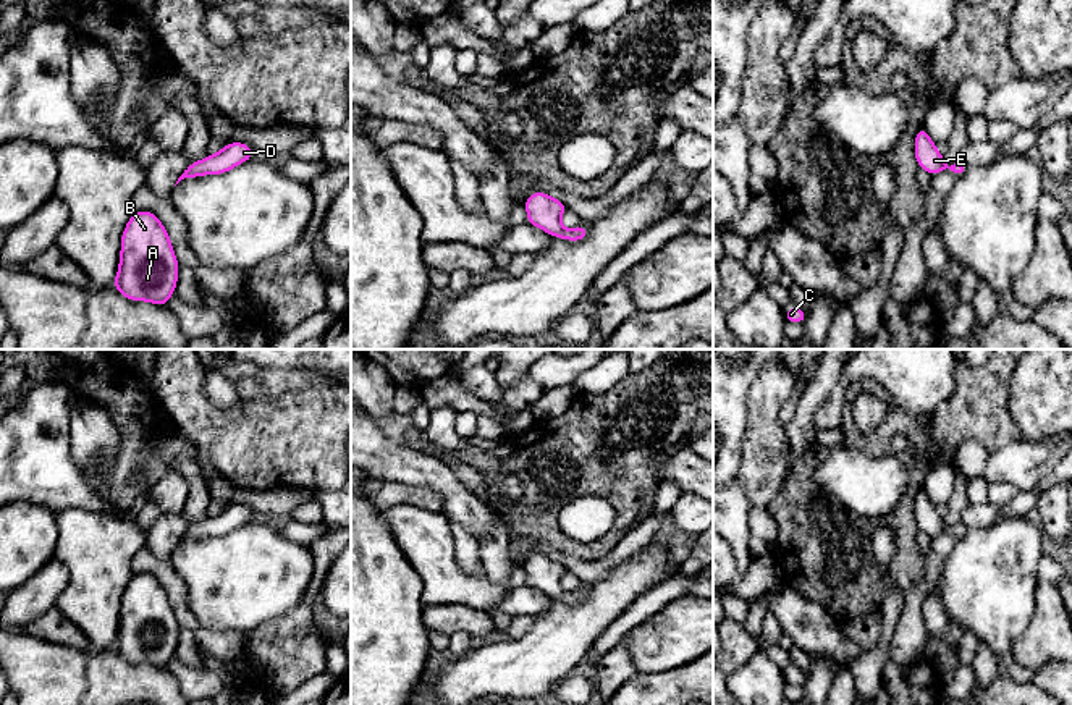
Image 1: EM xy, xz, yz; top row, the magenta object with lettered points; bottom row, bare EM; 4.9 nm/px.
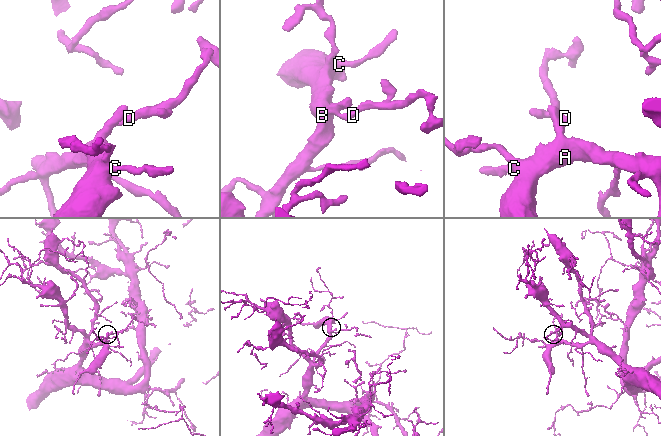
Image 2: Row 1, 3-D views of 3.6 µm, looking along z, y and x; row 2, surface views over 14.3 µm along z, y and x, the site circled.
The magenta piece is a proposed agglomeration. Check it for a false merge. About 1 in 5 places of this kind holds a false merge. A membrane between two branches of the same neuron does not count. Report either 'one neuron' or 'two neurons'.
one neuron

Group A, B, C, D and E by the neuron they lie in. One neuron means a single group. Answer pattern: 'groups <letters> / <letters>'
groups A B C D E

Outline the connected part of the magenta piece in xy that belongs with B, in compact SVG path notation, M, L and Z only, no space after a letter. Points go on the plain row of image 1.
M134 574L121 597L113 650L129 663L167 668L178 645L179 626L170 598L154 574Z

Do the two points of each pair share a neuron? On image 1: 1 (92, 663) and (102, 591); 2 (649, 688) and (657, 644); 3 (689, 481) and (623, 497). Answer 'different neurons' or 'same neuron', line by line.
1: different neurons
2: different neurons
3: different neurons

